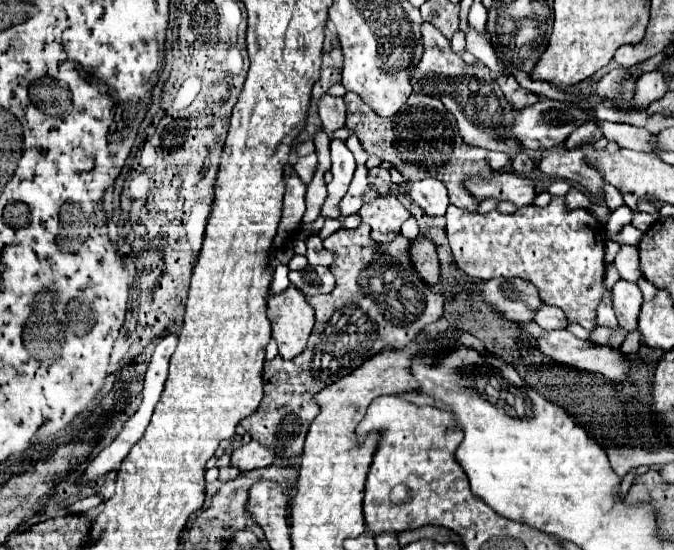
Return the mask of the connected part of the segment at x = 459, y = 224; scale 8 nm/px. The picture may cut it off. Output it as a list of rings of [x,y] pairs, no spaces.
[[[553,197],[547,207],[527,205],[513,215],[499,211],[479,215],[449,205],[445,219],[453,259],[465,275],[479,281],[493,277],[521,277],[531,281],[545,305],[563,309],[569,321],[593,331],[595,309],[605,291],[603,225],[593,213],[585,209],[567,211],[563,197]]]

